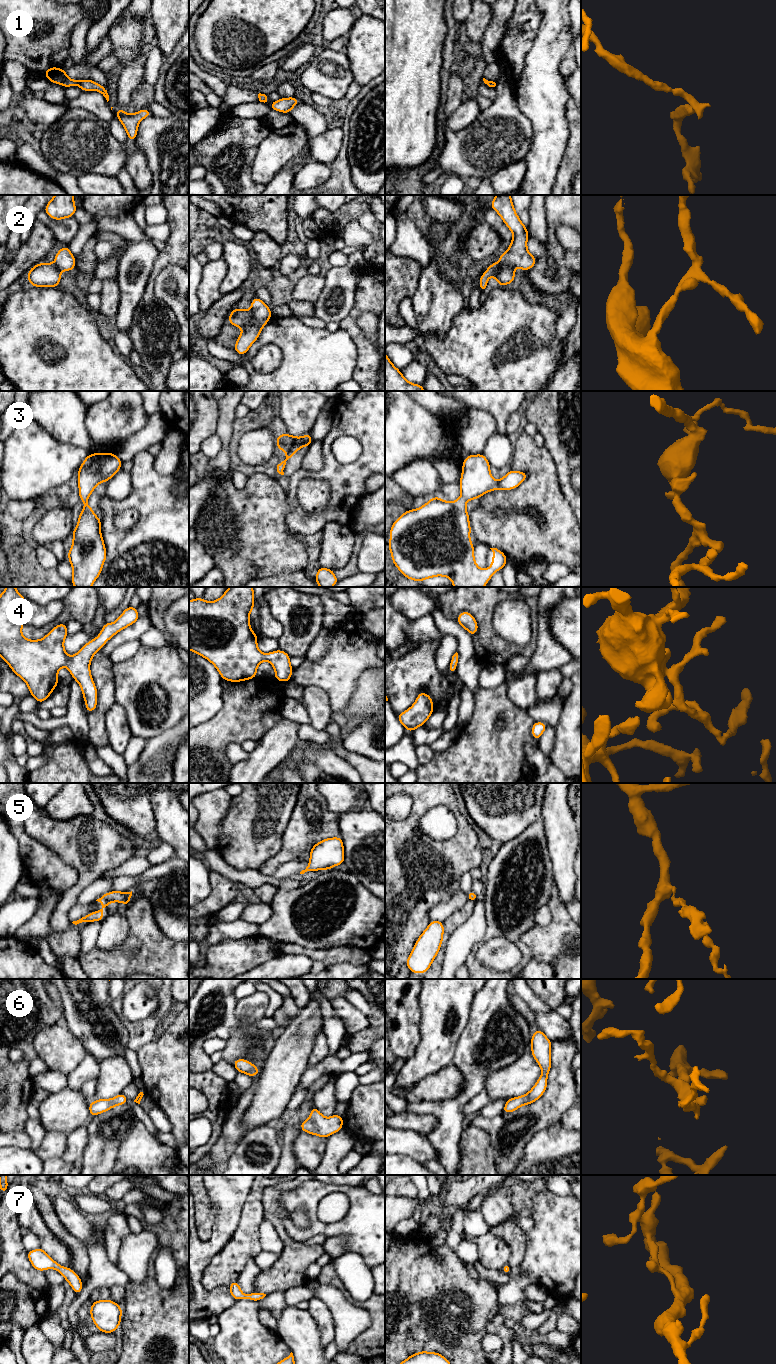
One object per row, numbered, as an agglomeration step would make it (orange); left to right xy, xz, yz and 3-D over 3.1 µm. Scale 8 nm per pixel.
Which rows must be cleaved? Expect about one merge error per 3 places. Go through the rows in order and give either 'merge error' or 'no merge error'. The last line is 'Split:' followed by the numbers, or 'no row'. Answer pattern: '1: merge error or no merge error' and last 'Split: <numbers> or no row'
1: no merge error
2: no merge error
3: no merge error
4: no merge error
5: no merge error
6: no merge error
7: no merge error
Split: no row

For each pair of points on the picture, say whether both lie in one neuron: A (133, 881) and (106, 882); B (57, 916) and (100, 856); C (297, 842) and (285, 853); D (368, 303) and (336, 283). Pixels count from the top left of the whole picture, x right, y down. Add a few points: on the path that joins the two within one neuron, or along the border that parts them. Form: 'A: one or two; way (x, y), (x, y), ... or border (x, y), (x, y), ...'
A: two; border (116, 877), (110, 890)
B: one; way (67, 901), (92, 871)
C: one; way (294, 845), (288, 851)
D: two; border (360, 271), (357, 277), (354, 306), (345, 316)

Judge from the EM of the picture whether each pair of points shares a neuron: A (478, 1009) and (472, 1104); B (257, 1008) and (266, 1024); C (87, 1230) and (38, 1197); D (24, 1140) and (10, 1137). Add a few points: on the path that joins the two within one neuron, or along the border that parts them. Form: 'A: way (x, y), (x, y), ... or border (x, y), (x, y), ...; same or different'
A: border (484, 1088), (465, 1103), (463, 1107), (464, 1115); different
B: border (241, 1024), (245, 1031), (267, 1031), (276, 1037); different
C: border (51, 1199), (57, 1218), (66, 1228); different
D: way (21, 1140), (13, 1138); same

